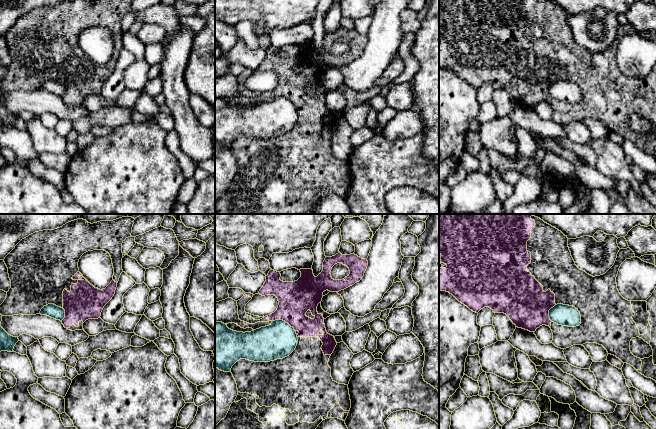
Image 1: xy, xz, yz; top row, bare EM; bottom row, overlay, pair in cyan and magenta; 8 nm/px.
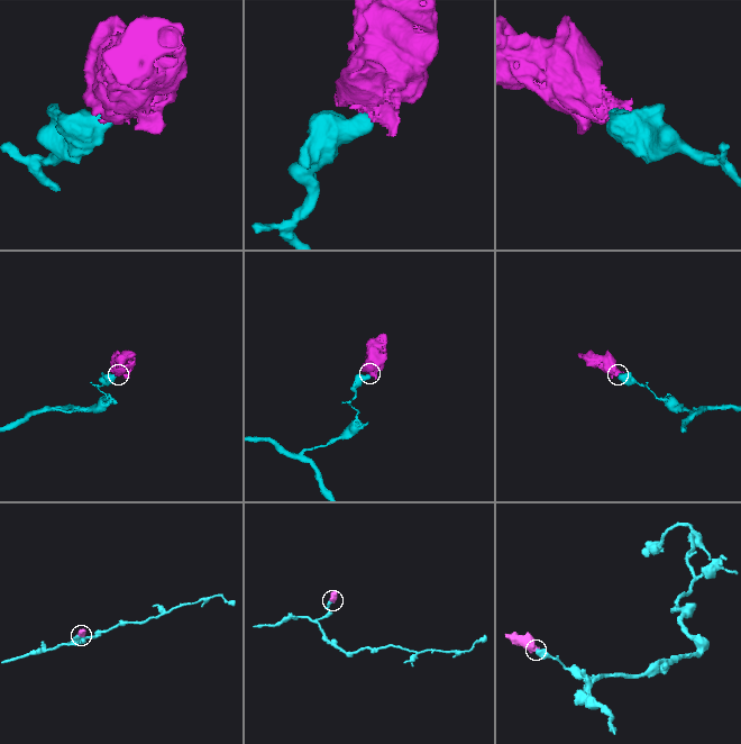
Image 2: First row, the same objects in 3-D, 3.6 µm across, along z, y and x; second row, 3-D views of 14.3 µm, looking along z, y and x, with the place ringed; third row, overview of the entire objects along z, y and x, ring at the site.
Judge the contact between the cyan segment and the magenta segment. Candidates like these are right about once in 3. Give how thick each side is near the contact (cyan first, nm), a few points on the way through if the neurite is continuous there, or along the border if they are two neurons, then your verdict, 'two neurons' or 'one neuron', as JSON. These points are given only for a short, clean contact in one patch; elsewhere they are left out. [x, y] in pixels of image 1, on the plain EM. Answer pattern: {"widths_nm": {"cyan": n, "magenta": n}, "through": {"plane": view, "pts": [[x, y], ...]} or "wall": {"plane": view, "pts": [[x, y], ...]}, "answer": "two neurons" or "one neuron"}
{"widths_nm": {"cyan": 280, "magenta": 280}, "wall": {"plane": "xz", "pts": [[272, 96], [284, 96], [295, 107]]}, "answer": "two neurons"}

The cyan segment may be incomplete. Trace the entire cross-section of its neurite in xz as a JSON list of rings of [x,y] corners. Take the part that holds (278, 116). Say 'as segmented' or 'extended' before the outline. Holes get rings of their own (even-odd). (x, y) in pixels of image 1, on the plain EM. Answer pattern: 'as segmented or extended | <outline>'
as segmented | [[[283,96],[251,108],[237,108],[215,98],[215,144],[230,148],[240,135],[270,138],[289,132],[296,124],[296,107]]]

